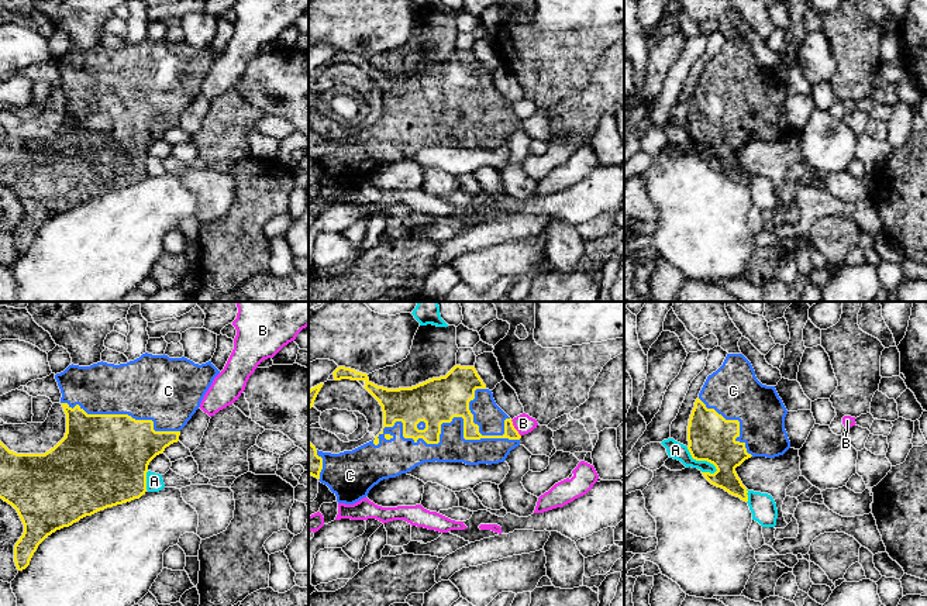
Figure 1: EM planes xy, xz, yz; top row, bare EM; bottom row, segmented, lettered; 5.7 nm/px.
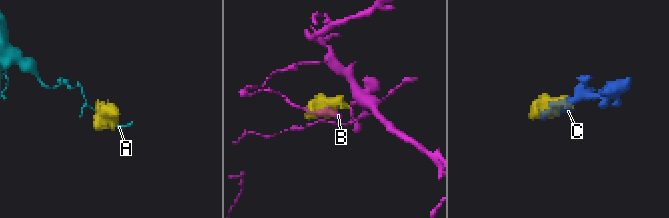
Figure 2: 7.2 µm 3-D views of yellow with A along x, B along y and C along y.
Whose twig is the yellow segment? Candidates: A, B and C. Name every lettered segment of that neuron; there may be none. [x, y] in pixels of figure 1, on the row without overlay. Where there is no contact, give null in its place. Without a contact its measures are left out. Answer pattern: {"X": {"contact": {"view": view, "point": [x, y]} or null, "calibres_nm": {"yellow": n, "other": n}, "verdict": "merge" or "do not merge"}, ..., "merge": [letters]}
{"A": {"contact": {"view": "yz", "point": [700, 144]}, "calibres_nm": {"yellow": 260, "other": 100}, "verdict": "do not merge"}, "B": {"contact": {"view": "xz", "point": [514, 113]}, "calibres_nm": {"yellow": 100, "other": 110}, "verdict": "do not merge"}, "C": {"contact": {"view": "xz", "point": [440, 110]}, "calibres_nm": {"yellow": 260, "other": 170}, "verdict": "merge"}, "merge": ["C"]}

